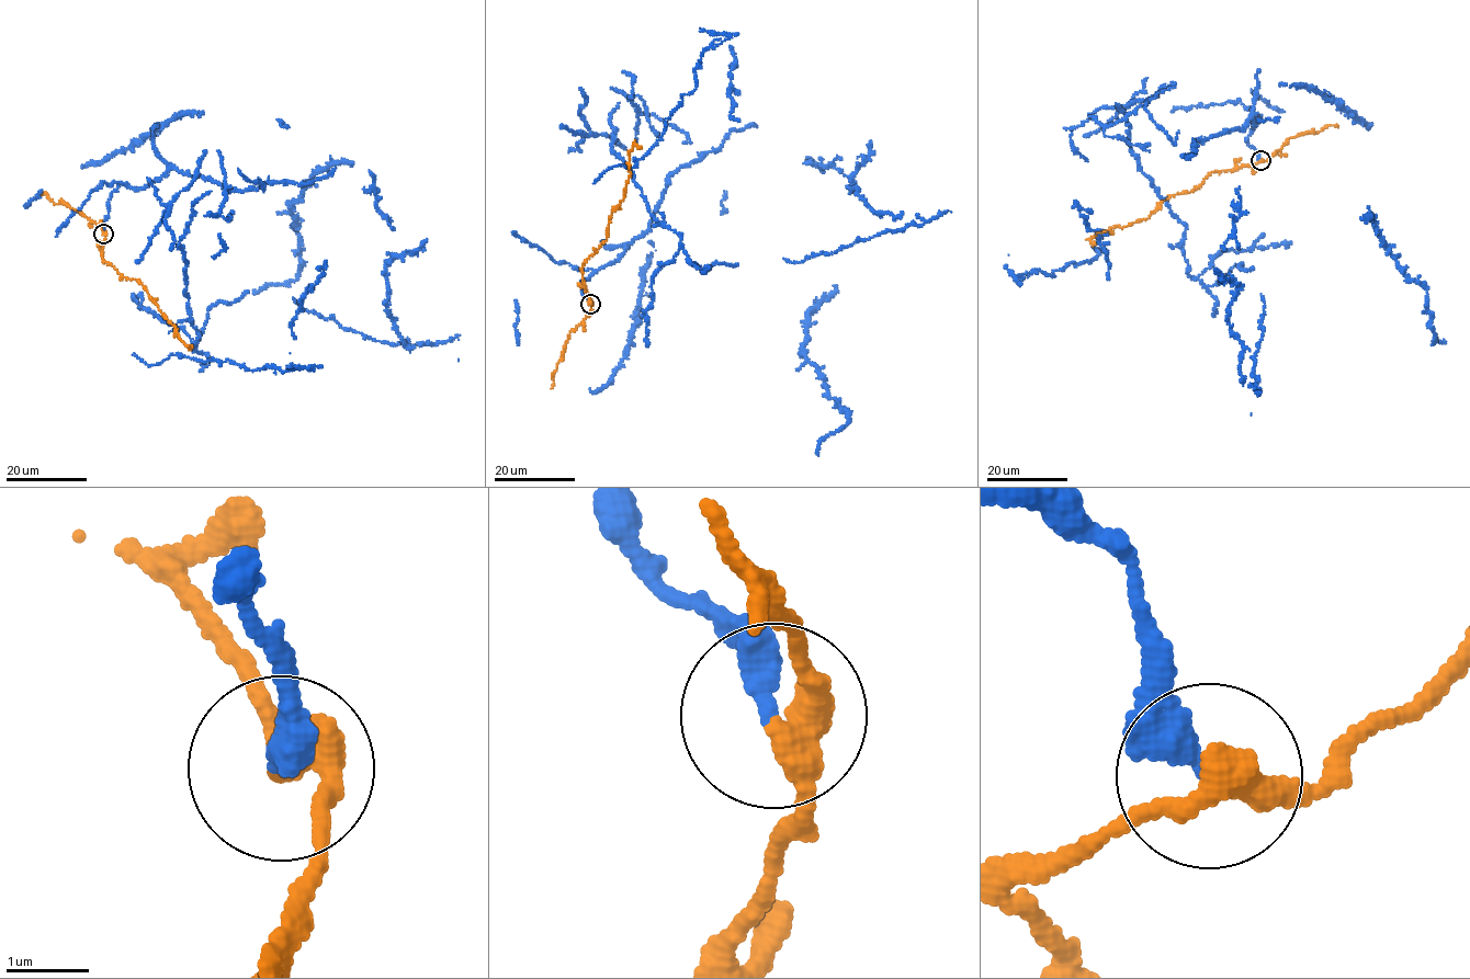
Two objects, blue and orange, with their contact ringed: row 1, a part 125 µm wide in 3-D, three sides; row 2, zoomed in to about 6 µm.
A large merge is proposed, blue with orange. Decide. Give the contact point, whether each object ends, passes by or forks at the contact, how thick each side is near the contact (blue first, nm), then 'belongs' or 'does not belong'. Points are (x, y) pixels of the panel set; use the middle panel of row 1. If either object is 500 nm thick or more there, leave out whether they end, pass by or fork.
at (590, 304); blue ends there; orange passes by; 340 nm thick on the blue side, 360 nm on the other; does not belong

